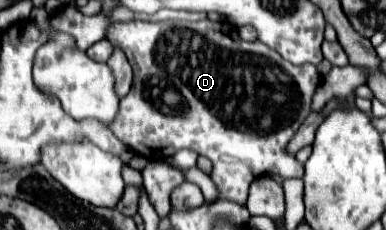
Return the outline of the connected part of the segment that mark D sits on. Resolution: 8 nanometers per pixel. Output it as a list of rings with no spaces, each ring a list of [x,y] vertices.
[[[126,21],[126,23],[114,23],[106,29],[106,39],[124,51],[124,55],[130,59],[132,69],[134,69],[134,83],[132,89],[126,97],[120,99],[120,107],[118,113],[114,117],[114,121],[110,123],[112,133],[130,149],[134,149],[134,153],[144,155],[146,159],[154,161],[154,159],[162,159],[168,157],[178,149],[192,149],[198,155],[204,155],[212,161],[212,173],[210,179],[214,181],[216,189],[218,189],[218,197],[216,199],[226,199],[226,201],[234,201],[238,205],[246,205],[246,197],[248,197],[248,187],[250,183],[264,173],[274,173],[280,175],[284,179],[288,177],[302,177],[304,175],[304,165],[286,151],[286,145],[290,143],[290,139],[294,137],[294,131],[298,131],[298,127],[302,125],[302,121],[310,115],[310,105],[312,105],[312,97],[316,87],[320,85],[320,73],[314,65],[306,63],[306,65],[292,65],[288,63],[284,57],[280,57],[274,49],[266,47],[260,41],[244,41],[240,39],[238,31],[198,31],[198,23],[190,23],[190,21],[160,21],[160,23],[150,23],[150,21]]]

